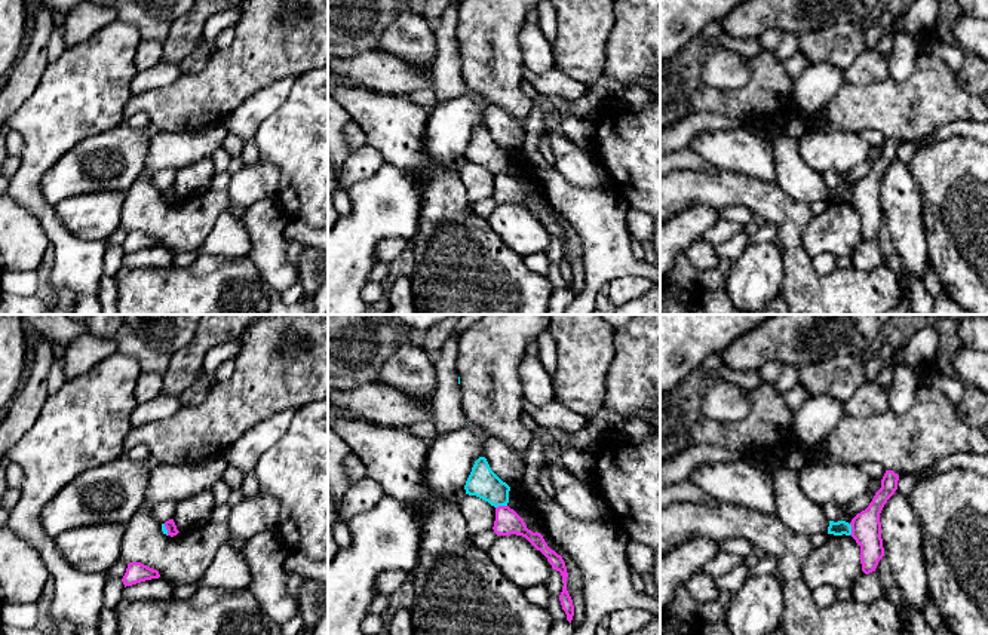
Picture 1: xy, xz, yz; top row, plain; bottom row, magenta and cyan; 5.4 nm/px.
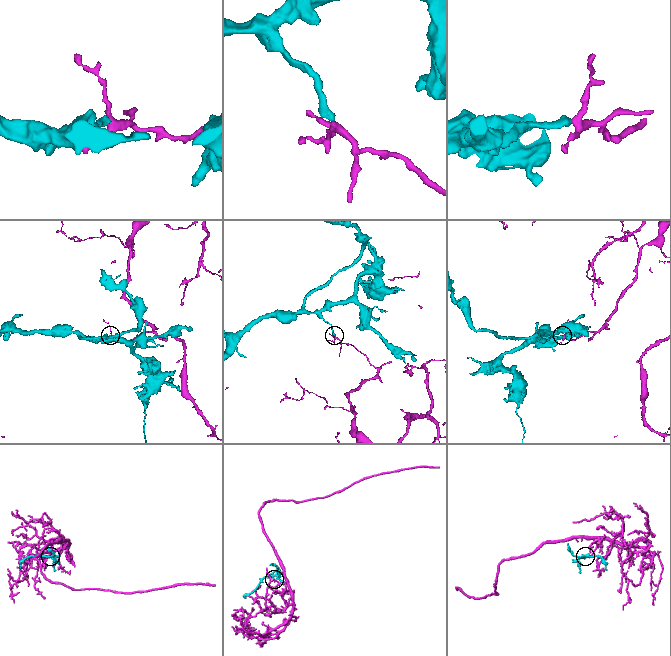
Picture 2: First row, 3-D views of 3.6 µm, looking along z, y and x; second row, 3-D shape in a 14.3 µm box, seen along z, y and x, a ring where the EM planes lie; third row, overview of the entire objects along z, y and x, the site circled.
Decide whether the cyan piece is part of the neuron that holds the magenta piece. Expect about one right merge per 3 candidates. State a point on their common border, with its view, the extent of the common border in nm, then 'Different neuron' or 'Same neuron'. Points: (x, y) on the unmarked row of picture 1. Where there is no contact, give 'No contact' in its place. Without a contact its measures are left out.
Touches magenta at xz (500, 174). Shared border 70 nm. Different neuron

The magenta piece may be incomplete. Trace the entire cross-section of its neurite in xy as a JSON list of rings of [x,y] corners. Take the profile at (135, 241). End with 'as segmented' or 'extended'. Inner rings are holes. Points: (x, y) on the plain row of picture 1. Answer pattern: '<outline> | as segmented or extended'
[[[129,230],[126,240],[122,246],[125,255],[132,254],[145,248],[159,246],[160,242],[157,237],[153,237],[141,230]]] | as segmented

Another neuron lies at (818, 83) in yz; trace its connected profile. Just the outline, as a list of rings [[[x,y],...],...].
[[[808,64],[795,82],[794,110],[813,117],[844,83],[844,70],[831,64]]]

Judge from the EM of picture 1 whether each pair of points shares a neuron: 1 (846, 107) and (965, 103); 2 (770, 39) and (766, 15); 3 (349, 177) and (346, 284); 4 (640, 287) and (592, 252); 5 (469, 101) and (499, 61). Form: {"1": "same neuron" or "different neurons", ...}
{"1": "same neuron", "2": "different neurons", "3": "different neurons", "4": "different neurons", "5": "different neurons"}

